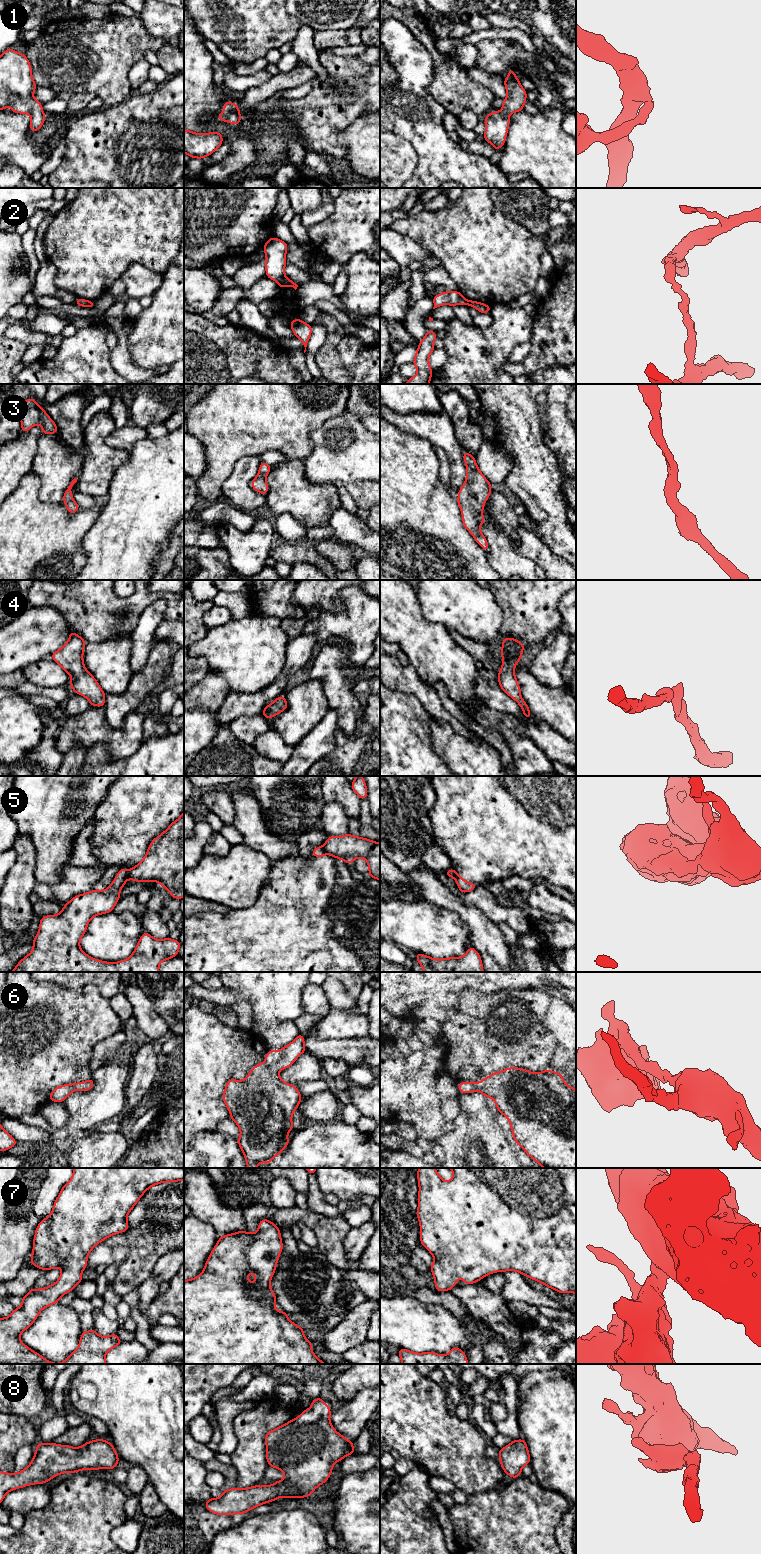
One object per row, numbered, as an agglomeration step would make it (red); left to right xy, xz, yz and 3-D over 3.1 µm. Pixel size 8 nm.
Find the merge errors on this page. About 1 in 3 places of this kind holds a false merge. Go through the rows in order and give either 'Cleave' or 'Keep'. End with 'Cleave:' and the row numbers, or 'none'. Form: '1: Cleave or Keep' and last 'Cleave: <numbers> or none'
1: Keep
2: Cleave
3: Keep
4: Keep
5: Cleave
6: Keep
7: Keep
8: Keep
Cleave: 2, 5

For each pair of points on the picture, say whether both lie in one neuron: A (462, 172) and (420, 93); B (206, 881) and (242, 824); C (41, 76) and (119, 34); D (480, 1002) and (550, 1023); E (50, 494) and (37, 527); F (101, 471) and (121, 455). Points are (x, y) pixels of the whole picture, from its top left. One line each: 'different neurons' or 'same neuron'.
A: same neuron
B: different neurons
C: same neuron
D: different neurons
E: different neurons
F: same neuron

